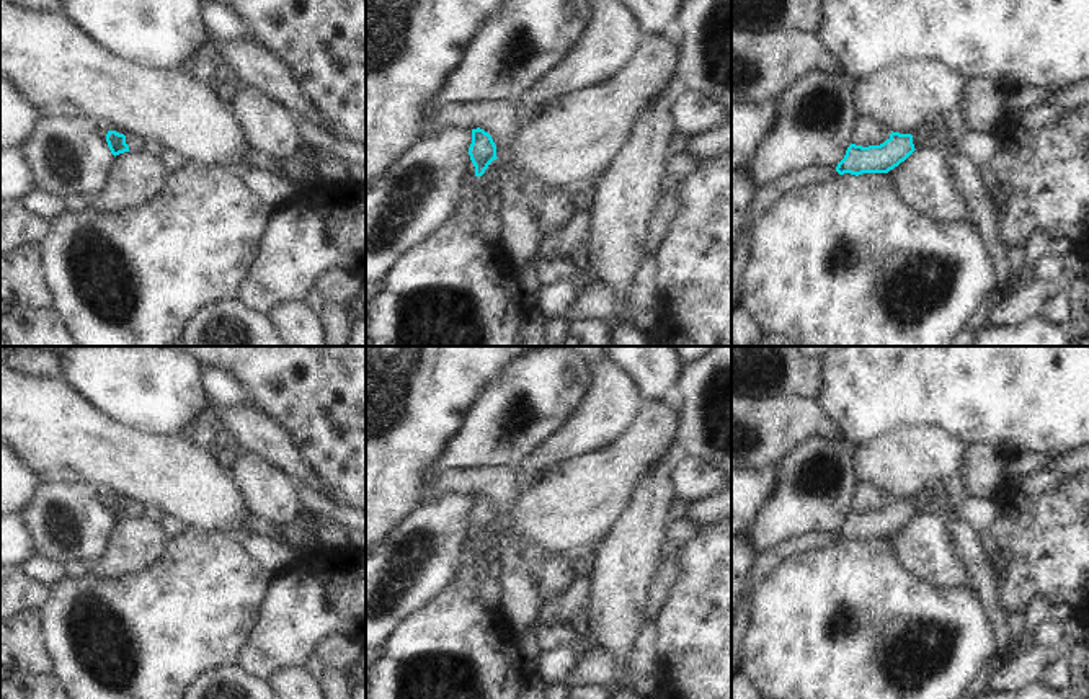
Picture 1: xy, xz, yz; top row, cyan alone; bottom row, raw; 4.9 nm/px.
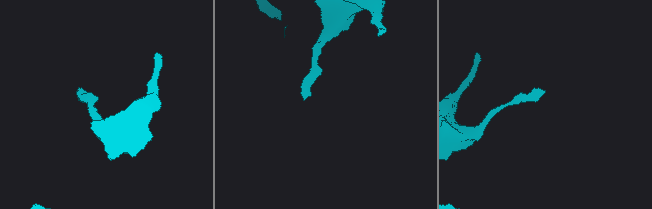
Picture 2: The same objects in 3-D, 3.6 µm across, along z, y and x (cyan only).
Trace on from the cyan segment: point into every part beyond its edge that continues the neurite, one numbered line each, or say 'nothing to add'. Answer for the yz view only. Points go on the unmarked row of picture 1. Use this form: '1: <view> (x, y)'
1: yz (928, 503)

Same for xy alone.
1: xy (134, 508)

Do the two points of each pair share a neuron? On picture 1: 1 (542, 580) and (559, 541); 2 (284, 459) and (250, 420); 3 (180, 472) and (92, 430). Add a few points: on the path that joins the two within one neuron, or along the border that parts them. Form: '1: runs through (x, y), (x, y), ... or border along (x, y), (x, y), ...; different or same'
1: border along (549, 554), (562, 556); different
2: runs through (280, 449), (260, 430); same
3: runs through (159, 471), (129, 466), (113, 451); same

